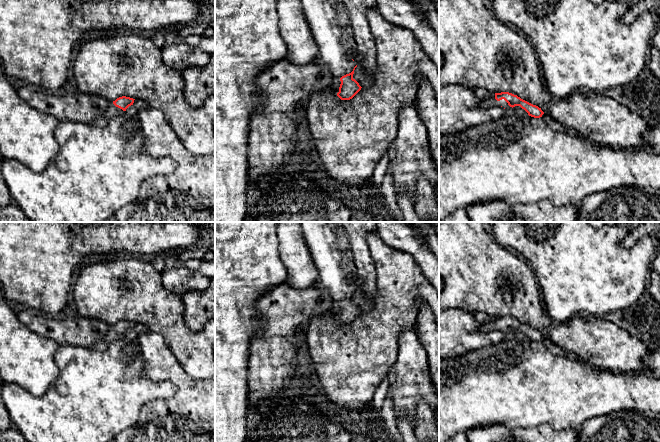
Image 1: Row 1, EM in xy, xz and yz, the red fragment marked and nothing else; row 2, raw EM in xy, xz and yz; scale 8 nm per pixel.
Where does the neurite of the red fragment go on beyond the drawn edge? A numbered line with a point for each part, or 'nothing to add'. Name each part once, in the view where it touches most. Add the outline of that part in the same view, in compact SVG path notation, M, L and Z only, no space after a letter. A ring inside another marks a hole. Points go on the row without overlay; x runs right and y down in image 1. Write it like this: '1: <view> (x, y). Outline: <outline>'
1: xz (327, 246). Outline: M301 222L301 229L319 275L316 286L326 289L333 300L333 308L340 310L340 302L351 297L357 289L350 282L355 266L346 253L345 241L332 222Z
2: yz (553, 348). Outline: M543 338L543 339L542 339L542 342L543 342L544 345L546 346L546 348L547 348L551 353L553 353L554 355L571 358L571 359L573 359L573 360L582 361L582 362L588 364L587 362L585 362L585 361L583 361L581 358L579 358L577 355L572 354L572 353L569 353L569 352L565 351L564 349L558 347L558 346L555 345L552 341L550 341L549 339Z

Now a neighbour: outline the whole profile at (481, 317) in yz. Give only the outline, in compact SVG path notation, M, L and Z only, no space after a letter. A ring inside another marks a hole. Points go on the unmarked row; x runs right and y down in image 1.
M474 312L472 313L472 315L474 316L474 318L480 323L485 323L487 321L493 321L494 320L494 316L490 316L486 313L483 312Z

